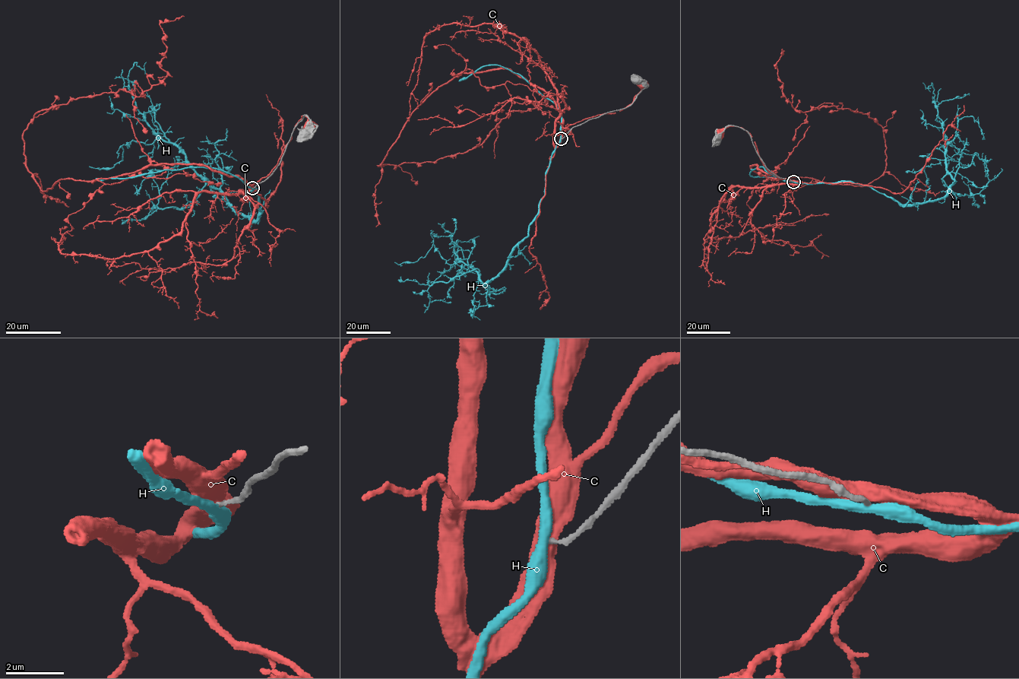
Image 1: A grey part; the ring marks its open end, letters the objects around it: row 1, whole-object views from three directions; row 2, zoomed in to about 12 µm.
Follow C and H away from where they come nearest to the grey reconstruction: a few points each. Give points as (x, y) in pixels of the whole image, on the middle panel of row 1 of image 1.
C: (561, 138), (571, 125), (598, 115), (621, 110), (633, 102), (641, 83)
H: (561, 138), (539, 214), (501, 271), (483, 285), (473, 267), (460, 262), (456, 245), (453, 265), (437, 271)

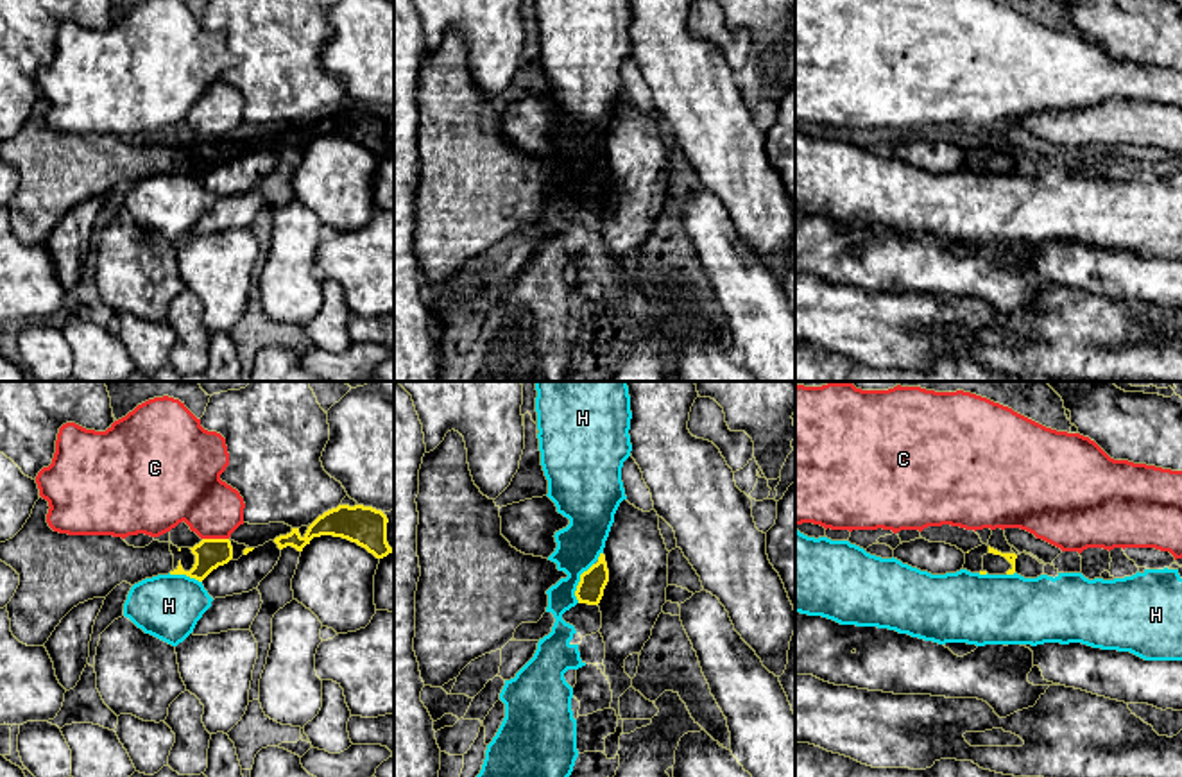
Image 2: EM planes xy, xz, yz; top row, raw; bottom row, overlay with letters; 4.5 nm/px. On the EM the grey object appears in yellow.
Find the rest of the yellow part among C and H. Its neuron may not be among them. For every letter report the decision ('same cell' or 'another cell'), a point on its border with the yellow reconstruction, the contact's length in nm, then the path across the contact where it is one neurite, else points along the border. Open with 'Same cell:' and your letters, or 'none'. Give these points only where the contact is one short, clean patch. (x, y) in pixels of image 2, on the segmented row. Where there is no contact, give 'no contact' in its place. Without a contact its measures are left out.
Same cell: none
C: another cell; contact xy (215, 539); length 120 nm; border xy (203, 537), (228, 539)
H: another cell; contact xz (579, 582); length 200 nm; border xz (593, 563), (581, 575), (575, 591), (577, 602)

